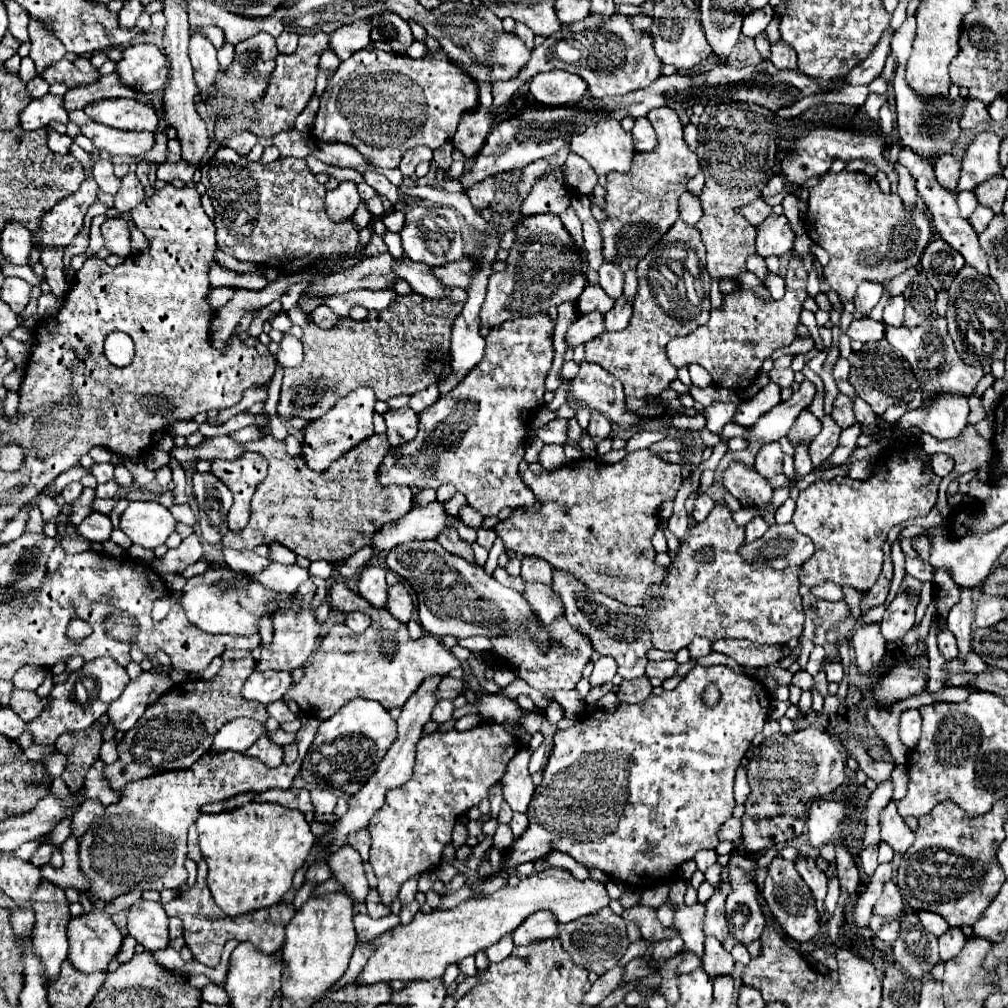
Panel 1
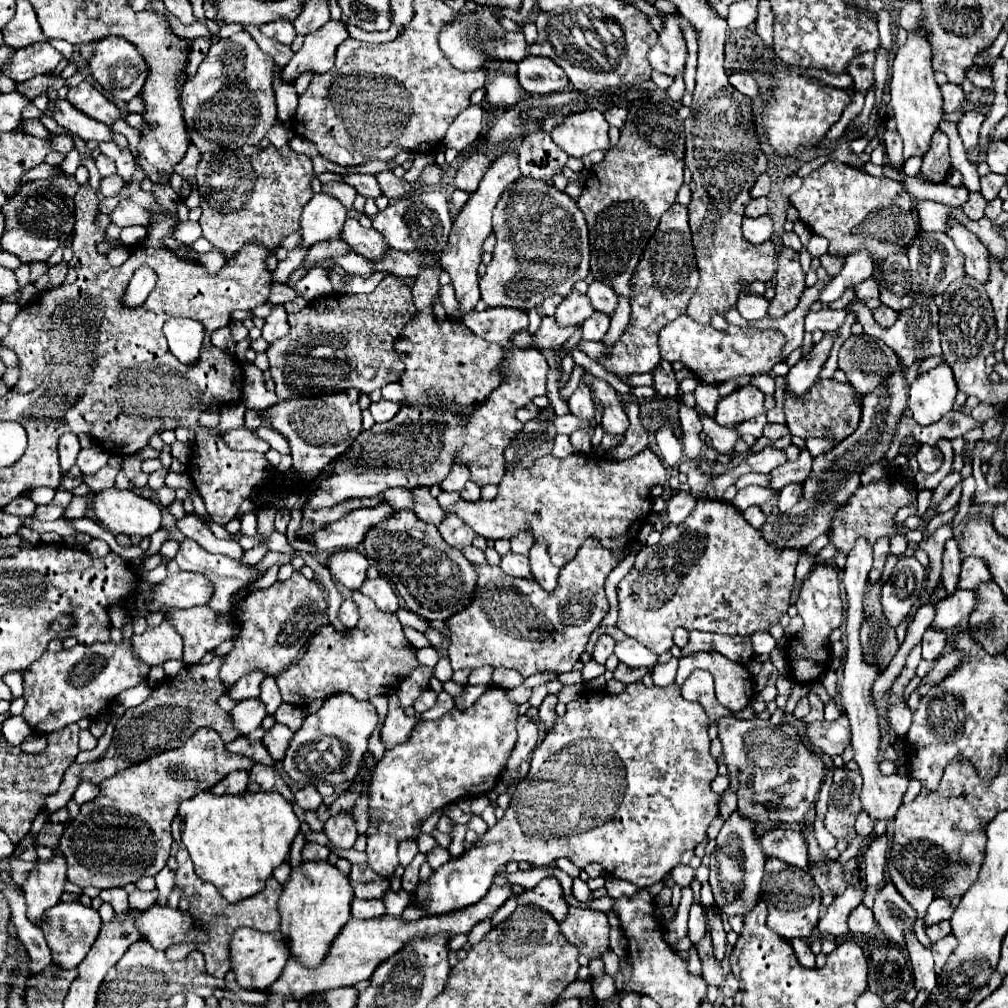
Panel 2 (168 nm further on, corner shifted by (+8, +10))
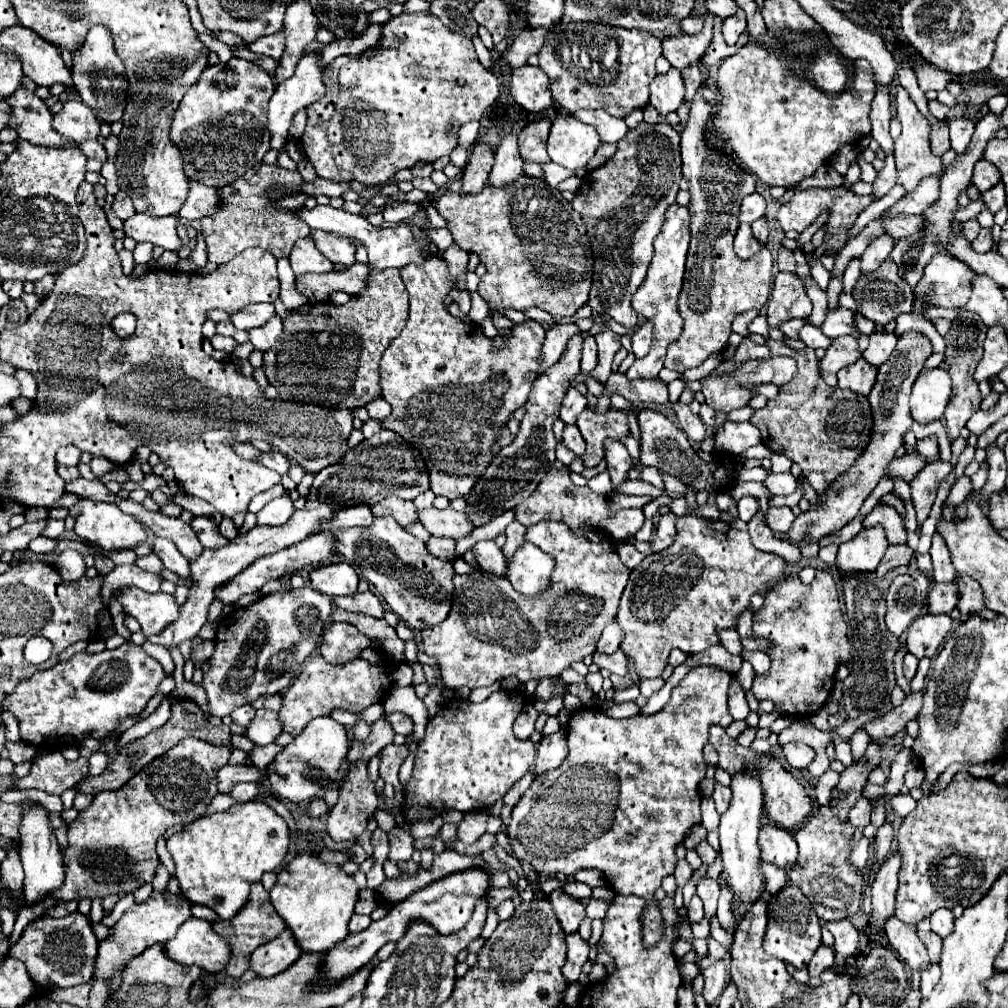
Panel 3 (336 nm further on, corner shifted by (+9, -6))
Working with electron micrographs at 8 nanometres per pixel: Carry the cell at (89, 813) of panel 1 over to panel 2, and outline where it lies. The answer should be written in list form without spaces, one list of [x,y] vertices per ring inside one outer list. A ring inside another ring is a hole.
[[[81,780],[81,784],[79,784],[77,790],[75,790],[73,800],[75,800],[77,804],[85,804],[85,802],[93,800],[93,798],[97,796],[97,792],[99,792],[99,786],[97,786],[97,784],[93,784],[93,782],[89,782],[89,780]]]

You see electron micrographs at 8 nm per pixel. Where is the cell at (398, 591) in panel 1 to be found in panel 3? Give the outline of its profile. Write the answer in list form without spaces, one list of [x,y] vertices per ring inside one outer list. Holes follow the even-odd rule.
[[[358,592],[354,596],[344,596],[344,598],[334,598],[334,604],[338,608],[344,608],[348,612],[358,612],[358,614],[366,614],[372,618],[384,618],[384,606],[378,600],[378,596],[374,592]]]

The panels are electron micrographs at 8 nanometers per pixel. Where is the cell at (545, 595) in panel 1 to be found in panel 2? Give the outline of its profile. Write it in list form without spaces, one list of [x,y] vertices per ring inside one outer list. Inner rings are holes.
[[[507,552],[505,556],[501,556],[501,564],[499,566],[503,568],[503,572],[507,576],[529,576],[531,578],[527,556],[521,556],[521,554],[515,554],[515,552]]]

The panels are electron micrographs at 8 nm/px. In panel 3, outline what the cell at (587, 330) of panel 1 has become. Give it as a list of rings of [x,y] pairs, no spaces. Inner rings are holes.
[[[430,258],[422,266],[408,264],[400,270],[400,276],[410,294],[410,318],[400,332],[382,354],[380,362],[380,386],[382,398],[392,404],[392,414],[382,422],[382,428],[398,432],[406,442],[416,446],[422,452],[422,458],[430,472],[430,486],[436,496],[446,496],[448,500],[456,500],[460,496],[468,496],[476,478],[466,478],[462,474],[446,474],[444,468],[466,468],[458,466],[458,460],[492,460],[490,446],[498,436],[498,428],[506,424],[512,412],[524,406],[528,400],[528,392],[532,390],[534,380],[538,378],[540,368],[540,348],[544,344],[544,328],[526,320],[518,324],[512,332],[508,344],[500,350],[490,346],[490,338],[486,338],[478,324],[456,320],[444,310],[442,300],[452,290],[452,282],[442,258]]]

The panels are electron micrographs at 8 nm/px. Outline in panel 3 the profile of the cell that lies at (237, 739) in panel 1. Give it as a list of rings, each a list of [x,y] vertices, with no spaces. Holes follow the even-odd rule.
[[[258,710],[252,724],[246,728],[246,738],[250,738],[254,744],[272,744],[276,736],[282,732],[282,724],[278,720],[278,714],[270,710]]]

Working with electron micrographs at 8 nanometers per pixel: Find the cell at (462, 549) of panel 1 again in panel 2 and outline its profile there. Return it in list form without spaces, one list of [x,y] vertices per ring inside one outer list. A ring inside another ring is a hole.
[[[415,488],[413,490],[413,512],[415,512],[415,516],[419,516],[419,520],[431,522],[435,526],[439,526],[439,522],[445,518],[443,508],[429,494],[427,488]]]

